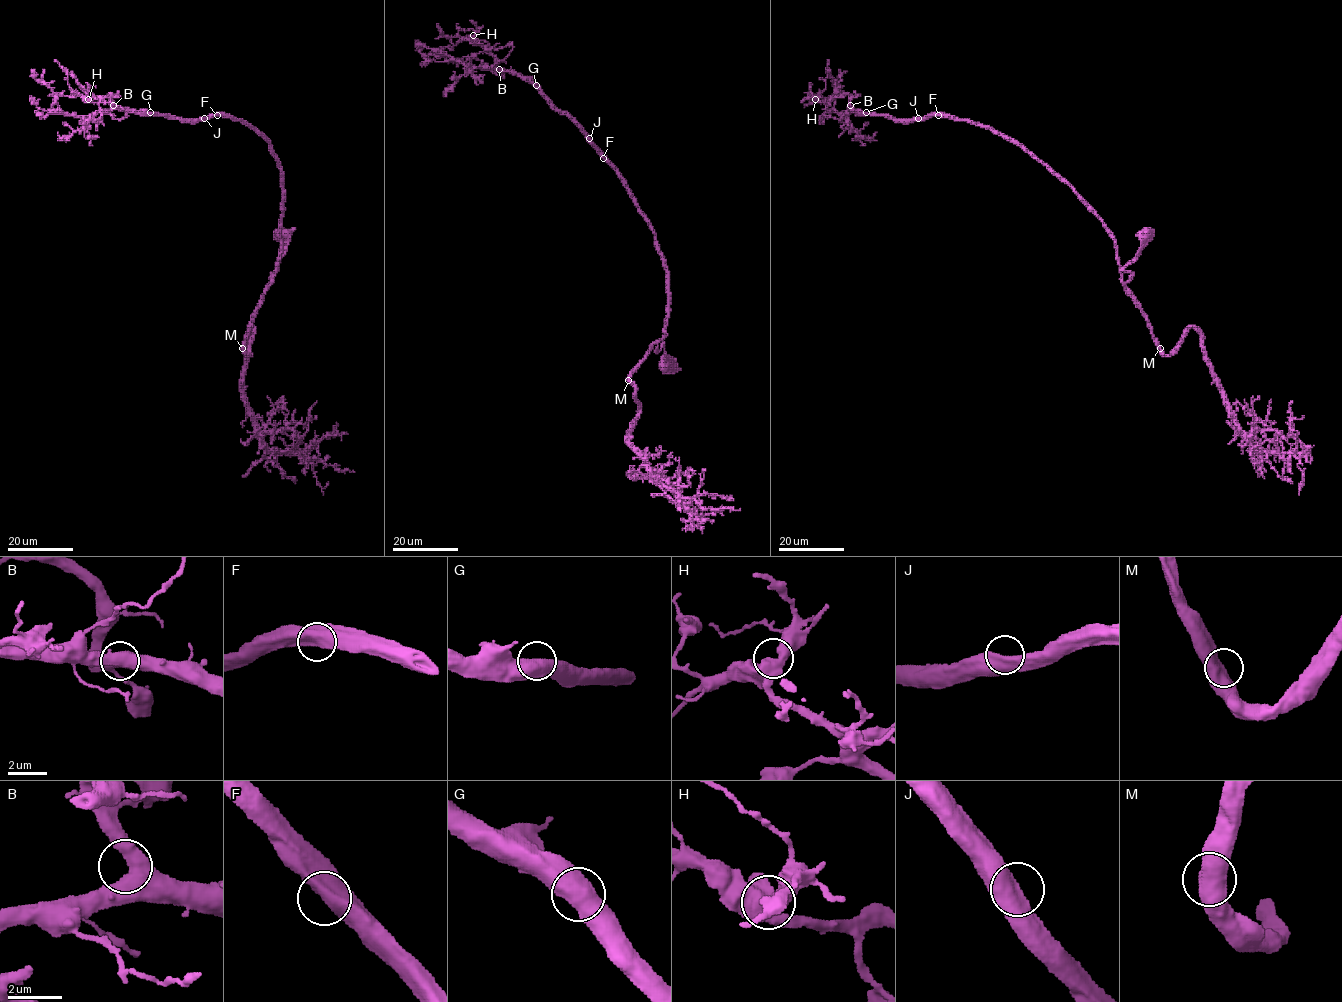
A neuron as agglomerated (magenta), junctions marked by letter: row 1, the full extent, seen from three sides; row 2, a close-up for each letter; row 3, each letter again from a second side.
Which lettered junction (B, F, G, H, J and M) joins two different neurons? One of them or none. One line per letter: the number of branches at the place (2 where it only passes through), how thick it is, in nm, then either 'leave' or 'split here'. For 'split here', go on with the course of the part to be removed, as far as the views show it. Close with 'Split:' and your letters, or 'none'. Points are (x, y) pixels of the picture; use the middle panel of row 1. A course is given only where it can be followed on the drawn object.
B: 2 | 550 nm | leave
F: 2 | 600 nm | leave
G: 2 | 550 nm | leave
H: 2 | 600 nm | leave
J: 2 | 600 nm | leave
M: 2 | 600 nm | leave
Split: none

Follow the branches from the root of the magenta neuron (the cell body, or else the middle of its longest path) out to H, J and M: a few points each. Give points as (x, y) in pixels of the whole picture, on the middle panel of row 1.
H: (666, 365), (656, 343), (665, 336), (668, 269), (627, 182), (536, 87), (496, 70), (473, 35)
J: (666, 365), (664, 345), (656, 350), (656, 343), (665, 336), (668, 314), (664, 258), (627, 182), (589, 138)
M: (666, 365), (669, 360), (664, 345), (658, 351), (654, 344), (628, 380)

